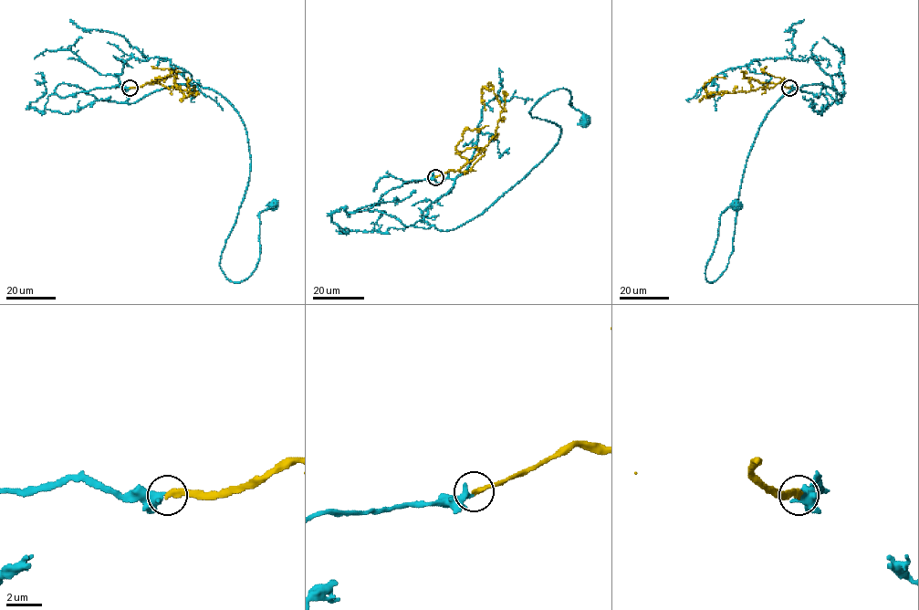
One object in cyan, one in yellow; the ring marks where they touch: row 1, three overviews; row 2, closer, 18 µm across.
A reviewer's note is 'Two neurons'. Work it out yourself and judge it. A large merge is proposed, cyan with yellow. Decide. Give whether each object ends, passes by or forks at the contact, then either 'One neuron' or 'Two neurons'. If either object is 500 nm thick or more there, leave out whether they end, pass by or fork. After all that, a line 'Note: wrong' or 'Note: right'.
At the ring cyan ends. At the ring yellow ends. One neuron
Note: wrong

